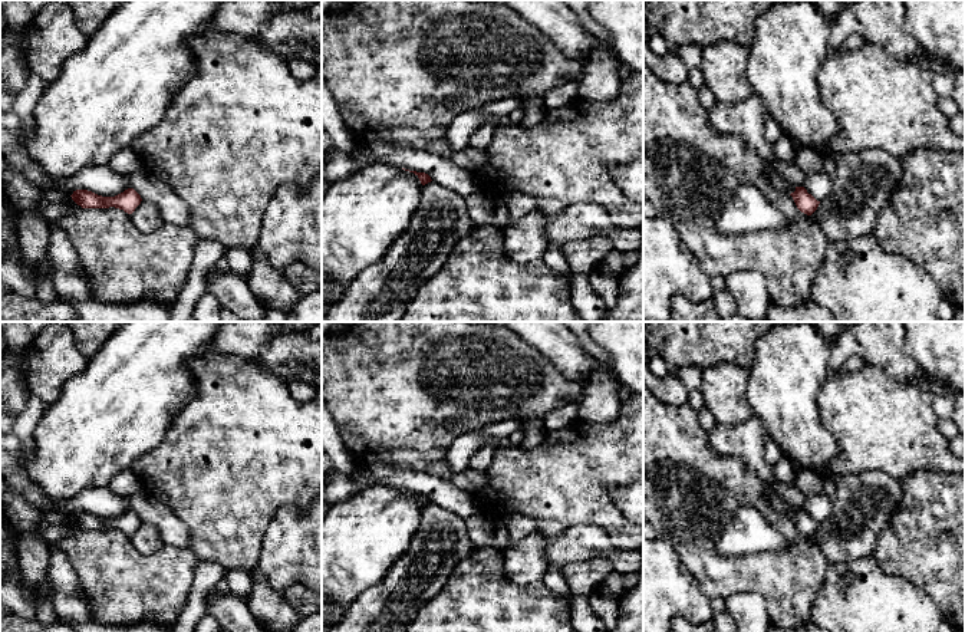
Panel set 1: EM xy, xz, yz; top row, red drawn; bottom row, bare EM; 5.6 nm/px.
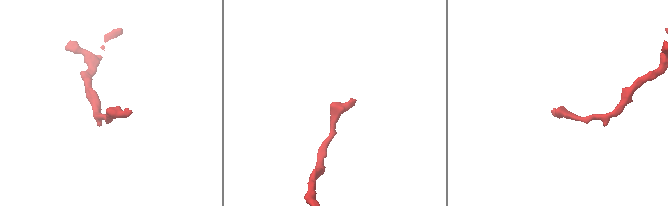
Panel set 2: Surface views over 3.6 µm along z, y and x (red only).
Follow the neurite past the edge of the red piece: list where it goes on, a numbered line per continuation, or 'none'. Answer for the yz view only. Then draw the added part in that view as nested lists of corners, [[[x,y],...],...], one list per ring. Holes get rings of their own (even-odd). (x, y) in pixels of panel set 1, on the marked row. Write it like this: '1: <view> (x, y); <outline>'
1: yz (773, 177); [[[765,162],[765,171],[764,175],[767,178],[767,181],[770,182],[770,185],[773,185],[774,188],[791,194],[796,191],[796,187],[793,187],[791,184],[785,182],[783,180],[783,177],[777,172],[777,169],[771,165]]]

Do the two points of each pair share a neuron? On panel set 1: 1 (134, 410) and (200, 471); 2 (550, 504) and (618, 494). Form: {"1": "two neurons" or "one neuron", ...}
{"1": "two neurons", "2": "two neurons"}

